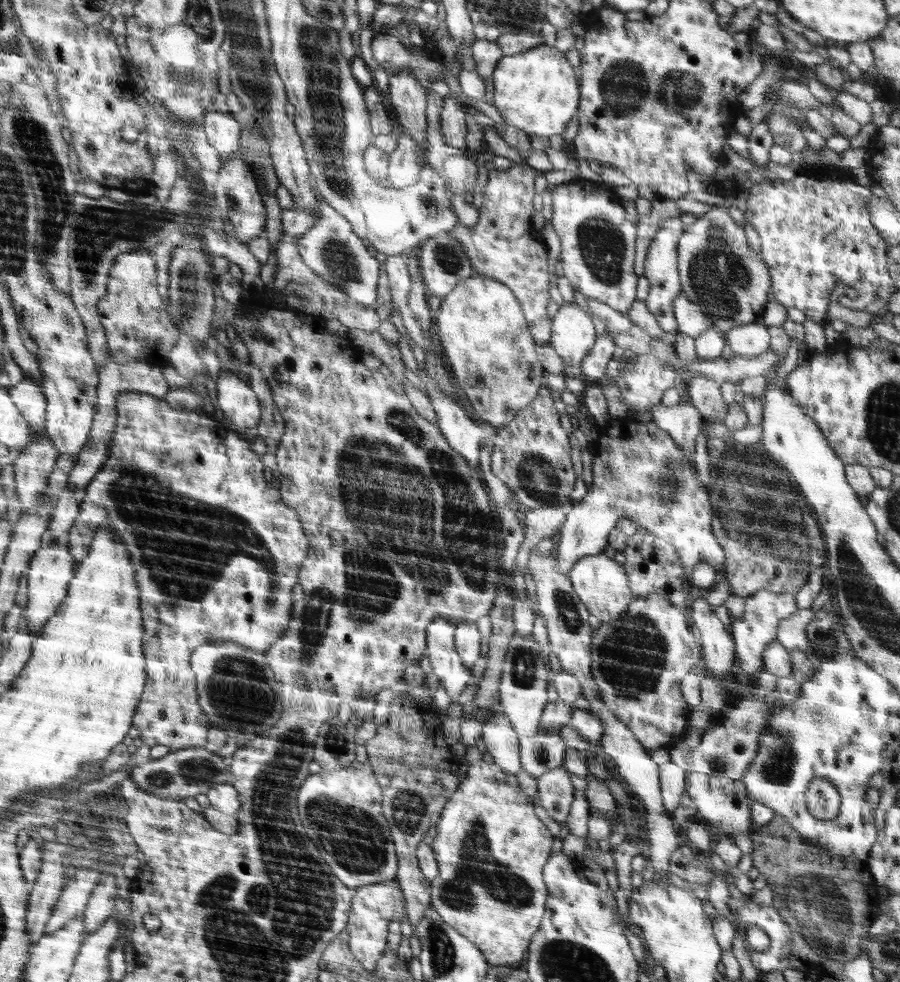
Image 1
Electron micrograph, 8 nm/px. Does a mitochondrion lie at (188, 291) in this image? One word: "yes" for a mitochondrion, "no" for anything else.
yes

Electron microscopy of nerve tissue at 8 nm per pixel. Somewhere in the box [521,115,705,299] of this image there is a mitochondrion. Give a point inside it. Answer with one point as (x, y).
(602, 244)

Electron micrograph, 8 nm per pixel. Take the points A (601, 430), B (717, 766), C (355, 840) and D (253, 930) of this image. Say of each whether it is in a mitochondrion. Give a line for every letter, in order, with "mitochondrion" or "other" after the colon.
A: other
B: other
C: mitochondrion
D: mitochondrion

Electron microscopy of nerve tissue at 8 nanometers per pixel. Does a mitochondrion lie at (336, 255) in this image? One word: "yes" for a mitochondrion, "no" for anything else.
yes

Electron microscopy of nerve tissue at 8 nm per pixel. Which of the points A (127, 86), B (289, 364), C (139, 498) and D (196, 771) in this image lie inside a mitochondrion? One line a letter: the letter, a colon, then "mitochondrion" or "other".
A: other
B: other
C: mitochondrion
D: mitochondrion

